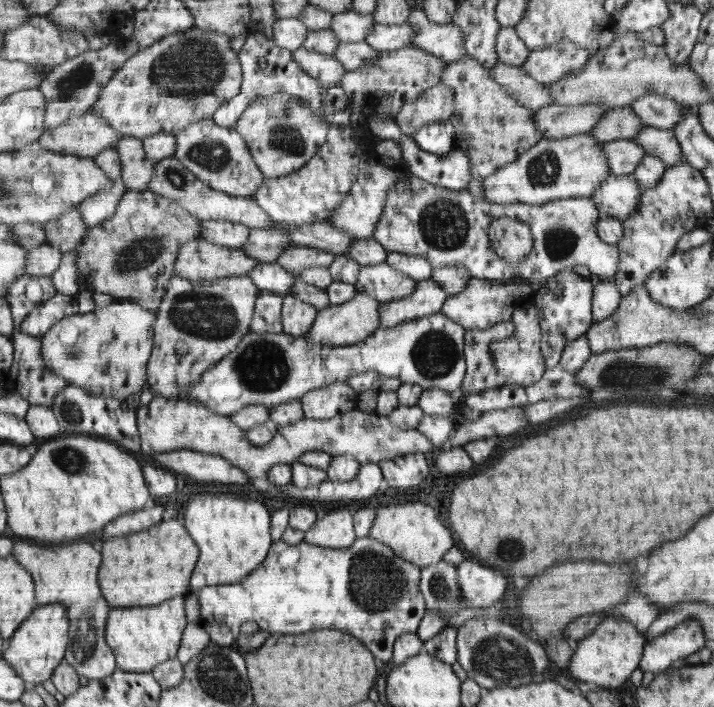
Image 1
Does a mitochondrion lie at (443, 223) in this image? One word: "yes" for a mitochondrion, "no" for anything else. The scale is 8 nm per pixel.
yes

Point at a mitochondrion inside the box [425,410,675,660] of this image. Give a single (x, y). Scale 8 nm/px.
(439, 588)

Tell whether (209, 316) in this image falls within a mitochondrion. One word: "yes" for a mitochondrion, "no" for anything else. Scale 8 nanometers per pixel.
yes

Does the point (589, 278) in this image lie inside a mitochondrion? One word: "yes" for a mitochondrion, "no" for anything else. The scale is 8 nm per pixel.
no

